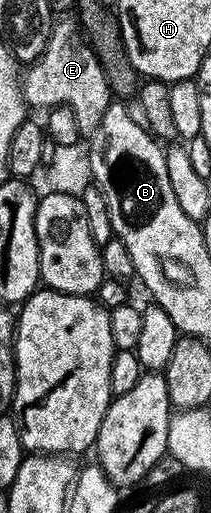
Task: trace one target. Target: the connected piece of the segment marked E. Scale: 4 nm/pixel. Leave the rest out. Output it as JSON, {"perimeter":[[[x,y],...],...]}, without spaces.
{"perimeter":[[[72,19],[54,23],[47,46],[39,59],[34,60],[23,72],[23,95],[30,109],[50,110],[61,105],[70,107],[82,137],[95,134],[103,114],[111,103],[109,83],[103,74],[103,66],[95,58],[78,25]]]}

